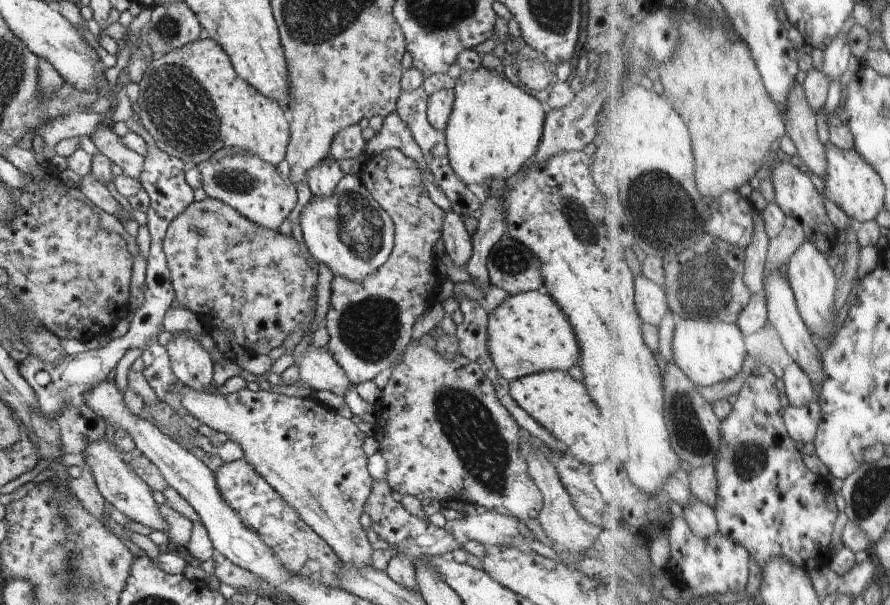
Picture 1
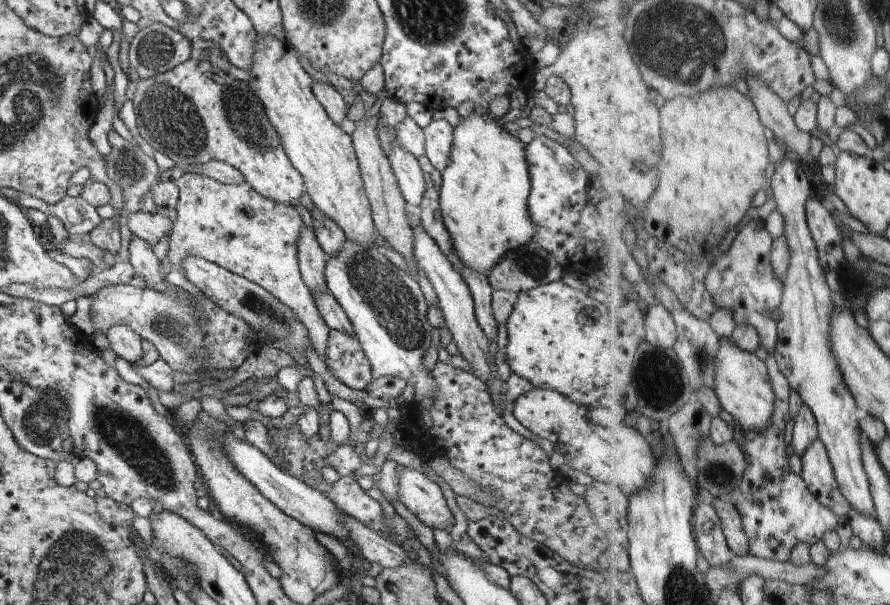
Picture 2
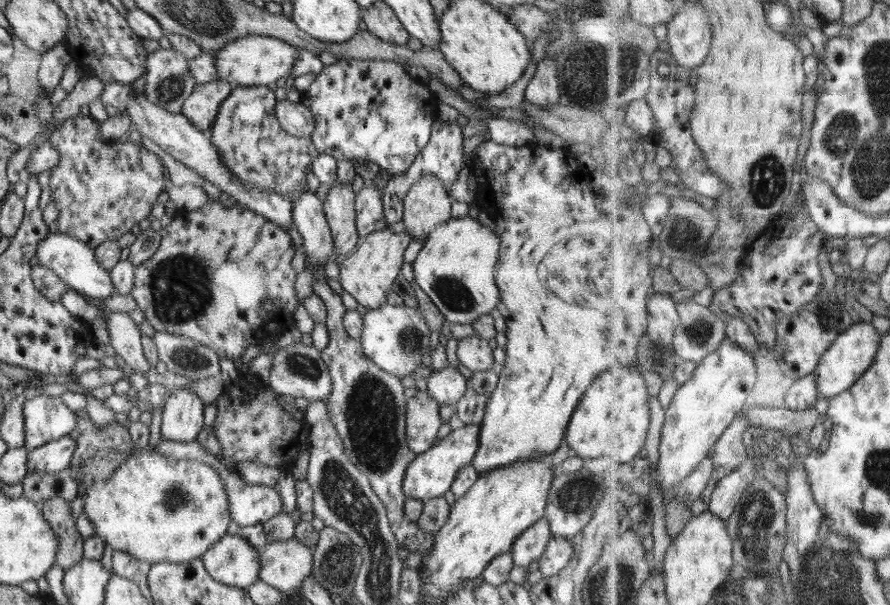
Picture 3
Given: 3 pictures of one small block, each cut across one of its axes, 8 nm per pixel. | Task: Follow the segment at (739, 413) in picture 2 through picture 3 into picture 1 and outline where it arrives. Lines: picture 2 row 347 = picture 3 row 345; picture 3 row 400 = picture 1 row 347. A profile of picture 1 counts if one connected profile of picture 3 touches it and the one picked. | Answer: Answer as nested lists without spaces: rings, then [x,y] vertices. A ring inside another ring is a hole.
[[[679,317],[672,352],[676,354],[676,363],[697,385],[714,386],[726,380],[734,380],[746,370],[750,354],[746,346],[746,337],[748,336],[742,330],[742,326],[737,323]]]

